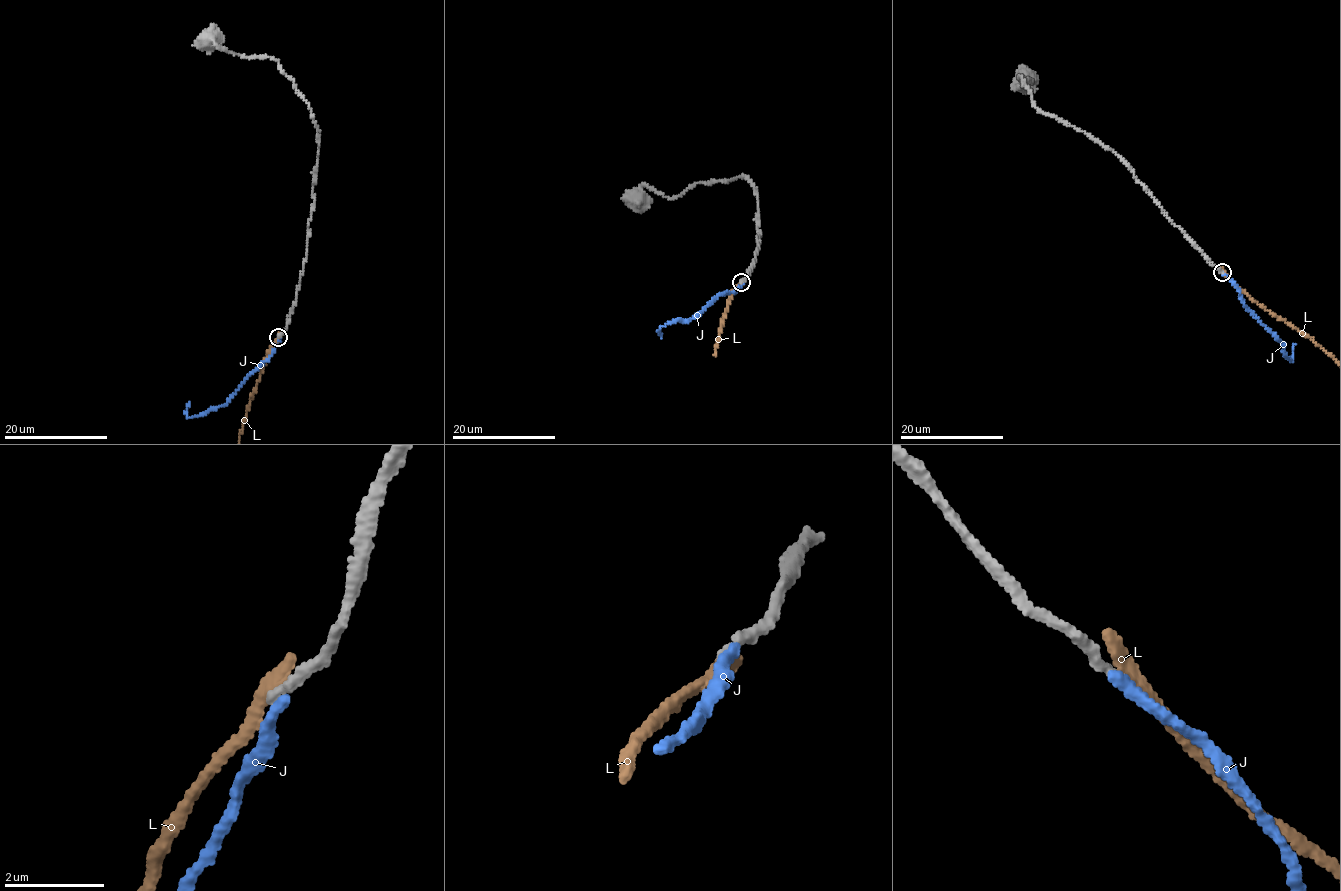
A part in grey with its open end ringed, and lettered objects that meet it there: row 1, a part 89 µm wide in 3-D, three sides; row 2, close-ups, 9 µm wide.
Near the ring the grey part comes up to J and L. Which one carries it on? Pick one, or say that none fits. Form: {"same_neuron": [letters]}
{"same_neuron": []}

